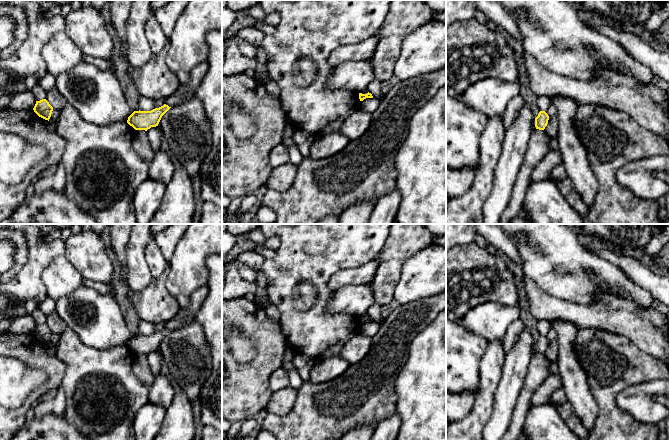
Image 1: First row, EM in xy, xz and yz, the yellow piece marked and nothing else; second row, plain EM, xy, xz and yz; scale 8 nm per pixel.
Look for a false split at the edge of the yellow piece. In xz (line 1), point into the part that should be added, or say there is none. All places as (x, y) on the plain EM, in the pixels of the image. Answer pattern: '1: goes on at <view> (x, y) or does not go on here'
1: does not go on here

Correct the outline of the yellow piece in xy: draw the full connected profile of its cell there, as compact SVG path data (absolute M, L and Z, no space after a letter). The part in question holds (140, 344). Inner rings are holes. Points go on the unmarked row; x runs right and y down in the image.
M164 328L159 332L151 335L134 335L127 344L127 347L135 354L147 355L151 351L158 350L162 340L170 333L168 329Z

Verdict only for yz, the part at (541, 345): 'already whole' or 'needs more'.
already whole

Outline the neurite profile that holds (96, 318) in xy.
M84 286L66 297L57 299L55 312L86 346L94 349L127 347L128 341L135 335L128 328L116 299L111 294L100 293L91 287Z

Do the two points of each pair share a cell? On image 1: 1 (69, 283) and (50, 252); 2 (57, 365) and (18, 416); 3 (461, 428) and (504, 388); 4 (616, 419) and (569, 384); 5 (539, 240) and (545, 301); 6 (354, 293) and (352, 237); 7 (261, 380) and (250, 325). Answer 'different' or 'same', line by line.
1: different
2: same
3: different
4: different
5: different
6: different
7: same

